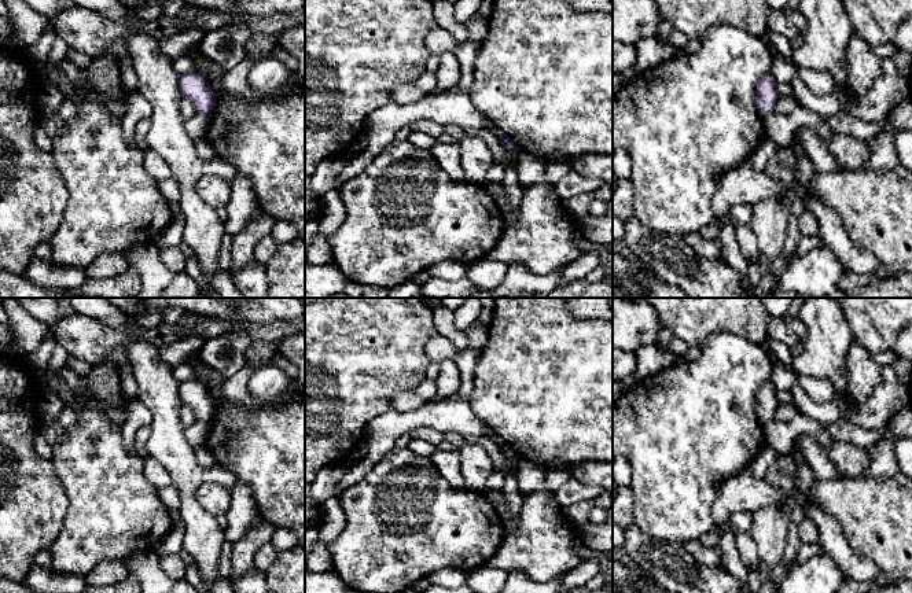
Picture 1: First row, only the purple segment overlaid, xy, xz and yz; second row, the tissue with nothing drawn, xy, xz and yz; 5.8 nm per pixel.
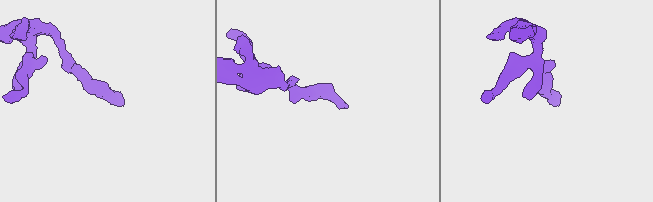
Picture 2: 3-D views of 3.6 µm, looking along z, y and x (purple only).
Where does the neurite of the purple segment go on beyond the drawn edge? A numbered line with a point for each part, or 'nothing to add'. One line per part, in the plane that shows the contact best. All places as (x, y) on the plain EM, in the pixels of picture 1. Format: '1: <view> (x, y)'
nothing to add

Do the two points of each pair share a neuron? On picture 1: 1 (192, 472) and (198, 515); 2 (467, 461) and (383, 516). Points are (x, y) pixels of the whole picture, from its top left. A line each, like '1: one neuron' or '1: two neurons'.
1: one neuron
2: two neurons

